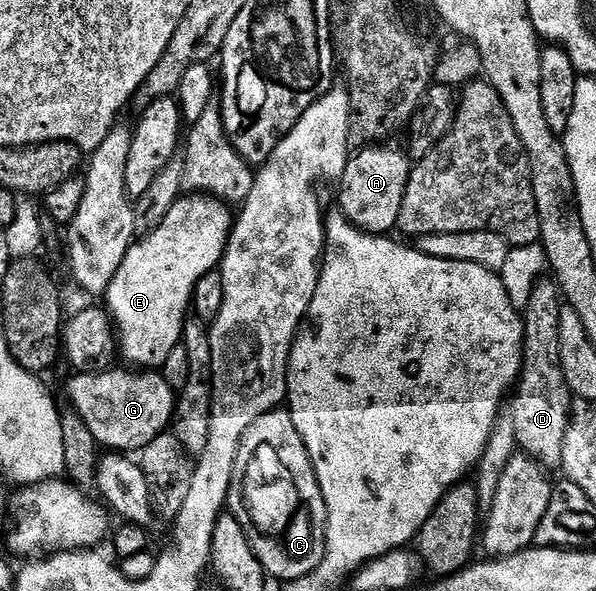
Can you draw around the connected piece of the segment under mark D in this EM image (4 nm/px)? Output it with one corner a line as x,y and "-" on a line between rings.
541,277
534,285
530,295
529,304
522,310
524,320
524,364
520,367
518,388
520,396
516,399
514,412
517,421
518,447
523,454
531,459
537,459
548,469
559,468
562,464
562,449
568,432
568,422
572,419
572,405
574,396
571,389
566,385
566,377
562,373
562,353
558,341
558,329
560,328
560,308
562,296
560,286
555,278

